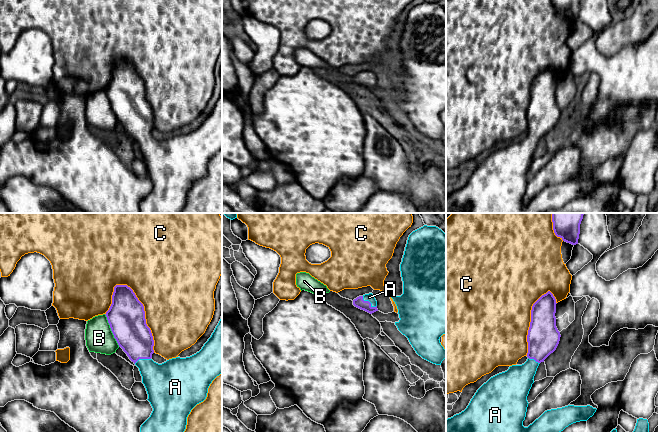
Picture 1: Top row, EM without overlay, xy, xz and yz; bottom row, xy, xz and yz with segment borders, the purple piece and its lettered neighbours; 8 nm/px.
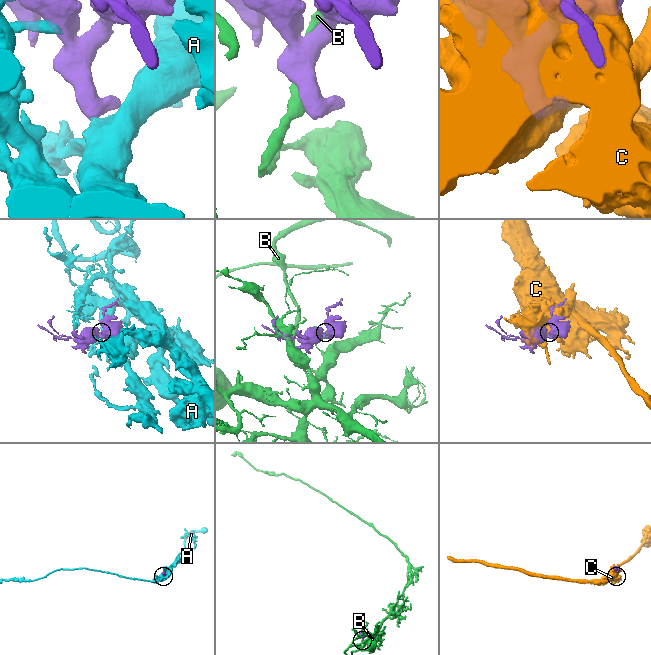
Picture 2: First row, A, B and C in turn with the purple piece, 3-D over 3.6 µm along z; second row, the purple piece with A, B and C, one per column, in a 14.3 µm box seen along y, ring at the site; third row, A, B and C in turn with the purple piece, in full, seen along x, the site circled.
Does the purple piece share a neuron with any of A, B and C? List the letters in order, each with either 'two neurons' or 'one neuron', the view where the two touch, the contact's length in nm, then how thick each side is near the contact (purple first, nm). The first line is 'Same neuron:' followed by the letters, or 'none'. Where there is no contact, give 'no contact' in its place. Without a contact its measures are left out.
Same neuron: A
A: one neuron; meets purple in xz; contact 150 nm long; 80 nm thick on the purple side, 70 nm on the other
B: two neurons; meets purple in xy; contact 300 nm long; 300 nm thick on the purple side, 220 nm on the other
C: two neurons; meets purple in xy; contact 650 nm long; 300 nm thick on the purple side, 500 nm on the other

